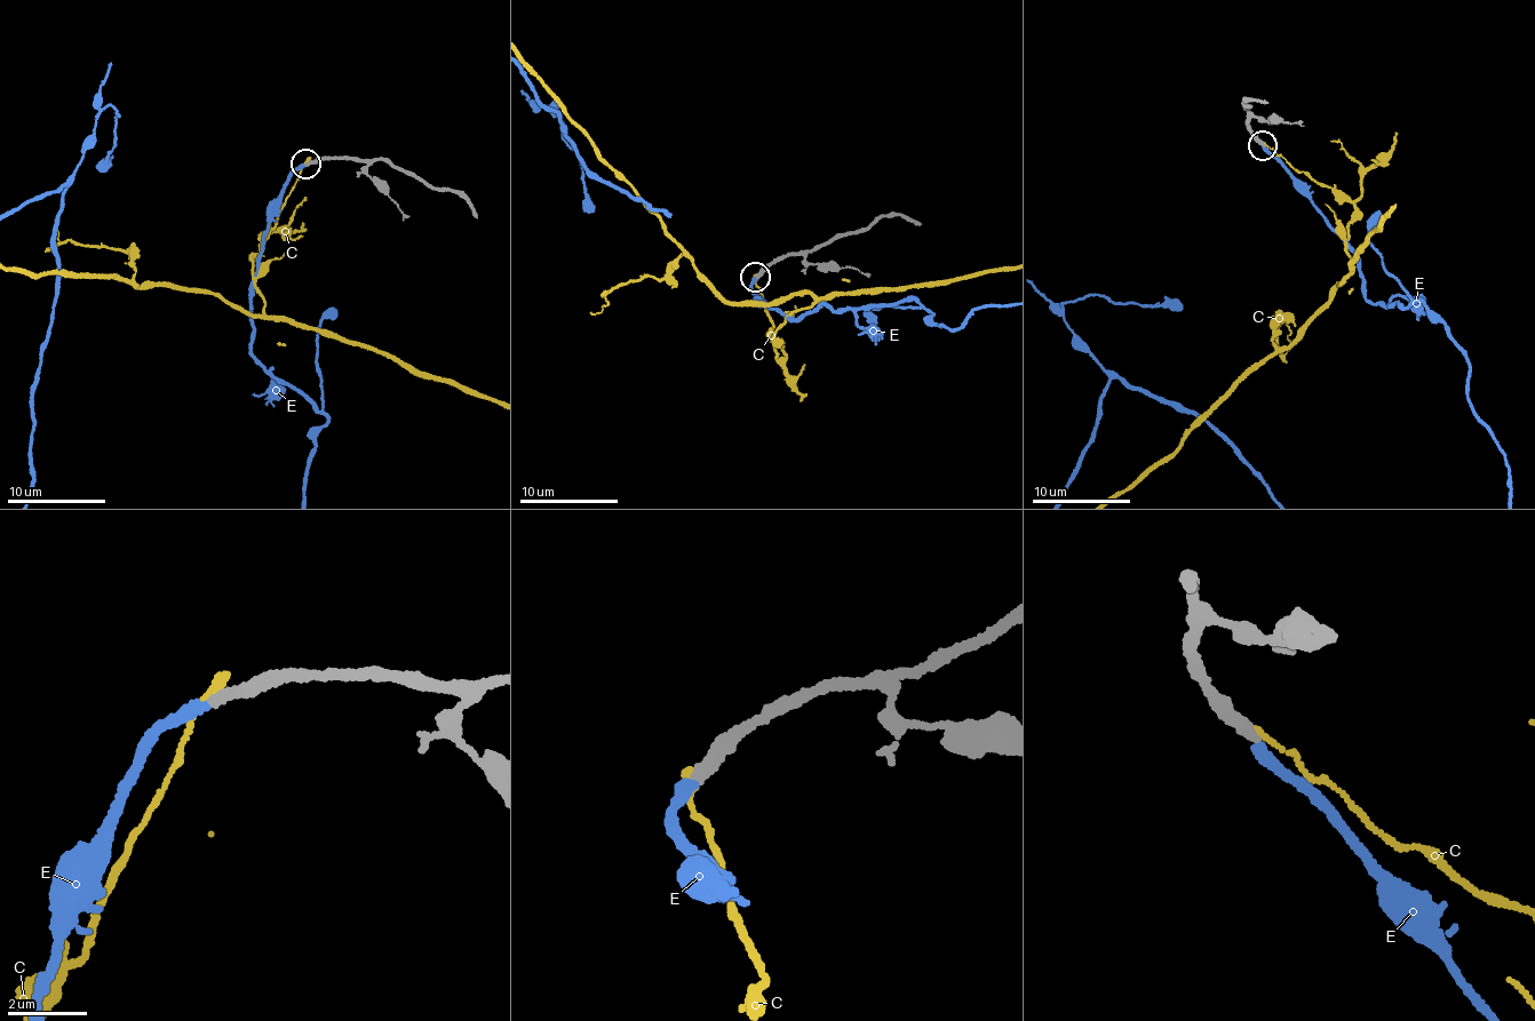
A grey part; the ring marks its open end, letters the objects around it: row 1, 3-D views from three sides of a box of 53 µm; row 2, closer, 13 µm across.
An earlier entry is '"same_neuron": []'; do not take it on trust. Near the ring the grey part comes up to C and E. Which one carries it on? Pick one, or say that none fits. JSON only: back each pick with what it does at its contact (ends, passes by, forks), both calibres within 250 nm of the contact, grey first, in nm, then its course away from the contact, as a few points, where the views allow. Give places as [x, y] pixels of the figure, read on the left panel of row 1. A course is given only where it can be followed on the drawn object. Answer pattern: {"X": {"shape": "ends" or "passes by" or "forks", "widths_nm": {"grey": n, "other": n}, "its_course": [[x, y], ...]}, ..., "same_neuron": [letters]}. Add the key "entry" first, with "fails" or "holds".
{"entry": "fails", "E": {"shape": "ends", "widths_nm": {"grey": 280, "other": 260}}, "same_neuron": ["E"]}

